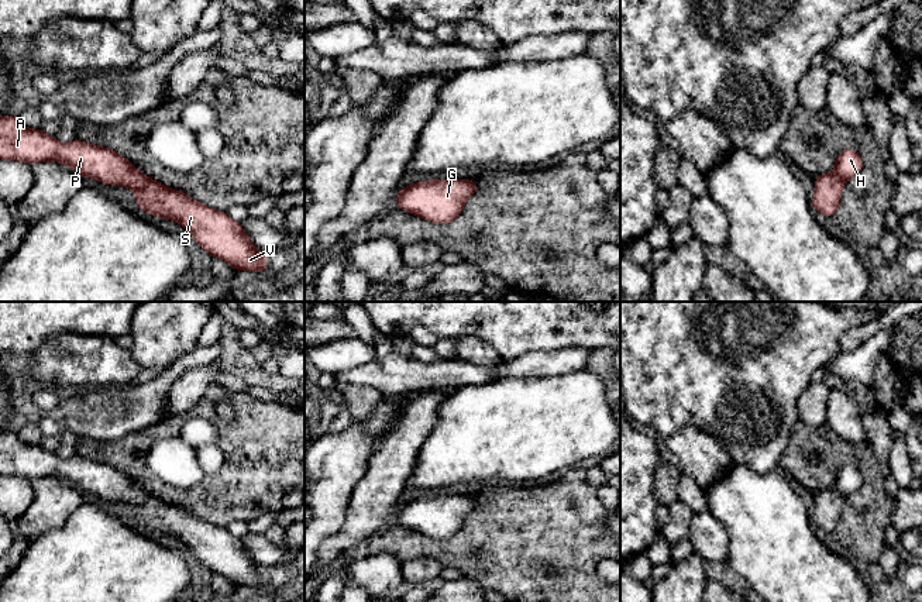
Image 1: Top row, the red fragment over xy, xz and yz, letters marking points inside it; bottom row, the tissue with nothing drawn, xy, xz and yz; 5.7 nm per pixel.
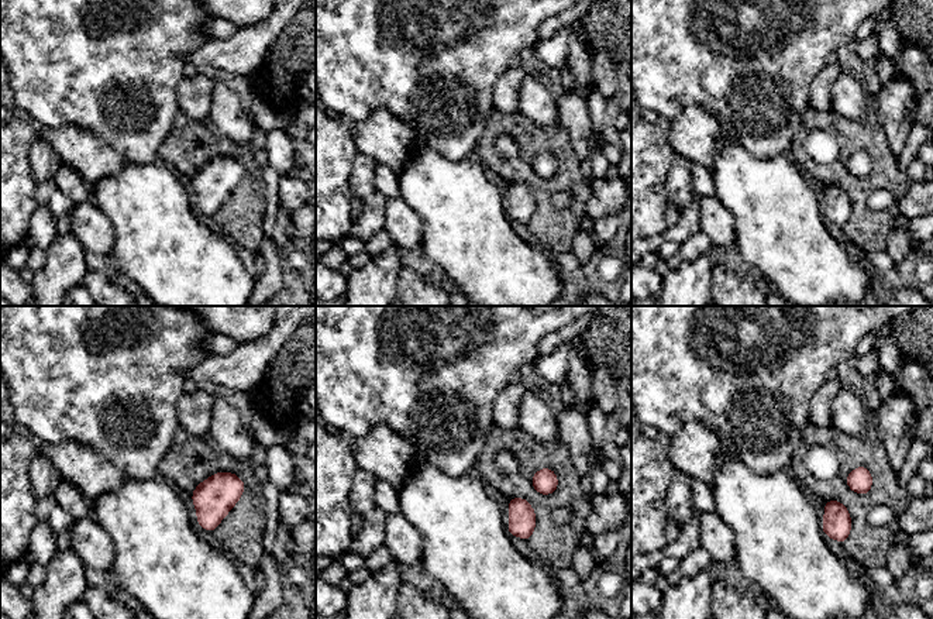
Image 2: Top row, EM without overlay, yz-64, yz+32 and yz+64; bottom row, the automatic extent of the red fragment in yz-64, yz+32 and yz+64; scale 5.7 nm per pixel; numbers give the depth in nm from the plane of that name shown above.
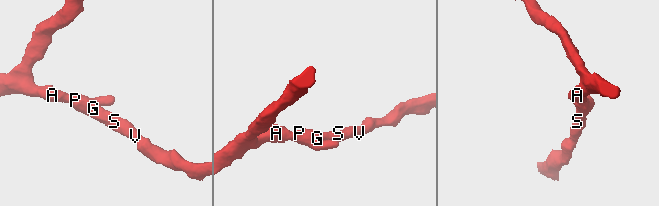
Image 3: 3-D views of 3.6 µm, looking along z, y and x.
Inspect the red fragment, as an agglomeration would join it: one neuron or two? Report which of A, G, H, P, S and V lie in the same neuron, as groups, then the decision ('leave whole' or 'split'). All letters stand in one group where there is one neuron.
groups A G H P S V; leave whole

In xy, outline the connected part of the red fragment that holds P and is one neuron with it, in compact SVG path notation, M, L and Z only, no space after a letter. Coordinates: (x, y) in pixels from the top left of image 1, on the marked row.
M0 116L0 158L28 165L54 161L72 166L83 178L135 192L134 202L152 216L180 223L199 247L221 258L235 271L264 274L268 257L248 238L241 223L227 213L204 206L185 192L164 186L113 149L75 138L62 144L55 137L21 125L17 117Z

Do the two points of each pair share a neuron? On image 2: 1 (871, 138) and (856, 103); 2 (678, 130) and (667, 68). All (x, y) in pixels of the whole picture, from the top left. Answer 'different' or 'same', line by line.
1: different
2: different

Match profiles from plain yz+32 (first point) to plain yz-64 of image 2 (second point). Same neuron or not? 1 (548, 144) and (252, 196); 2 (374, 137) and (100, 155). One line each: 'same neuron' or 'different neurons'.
1: same neuron
2: same neuron

